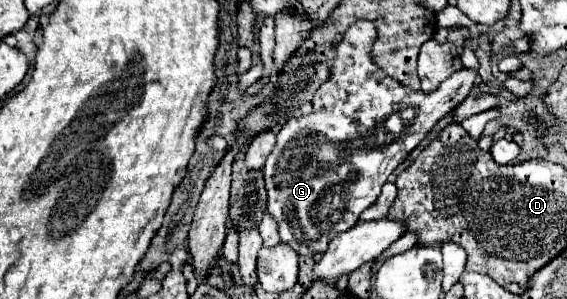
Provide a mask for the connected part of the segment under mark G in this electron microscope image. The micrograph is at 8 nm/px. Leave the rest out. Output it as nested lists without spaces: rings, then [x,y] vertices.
[[[356,21],[338,45],[338,53],[332,65],[330,79],[316,91],[312,105],[314,111],[308,117],[290,117],[278,131],[278,143],[272,149],[264,165],[264,183],[268,191],[268,209],[276,217],[280,229],[280,241],[288,243],[300,255],[324,253],[328,241],[356,225],[358,215],[370,207],[380,195],[388,175],[406,159],[406,155],[426,137],[434,123],[462,103],[474,81],[476,71],[462,67],[452,73],[434,93],[412,91],[398,81],[386,77],[370,59],[370,47],[376,39],[374,25],[370,21]]]

